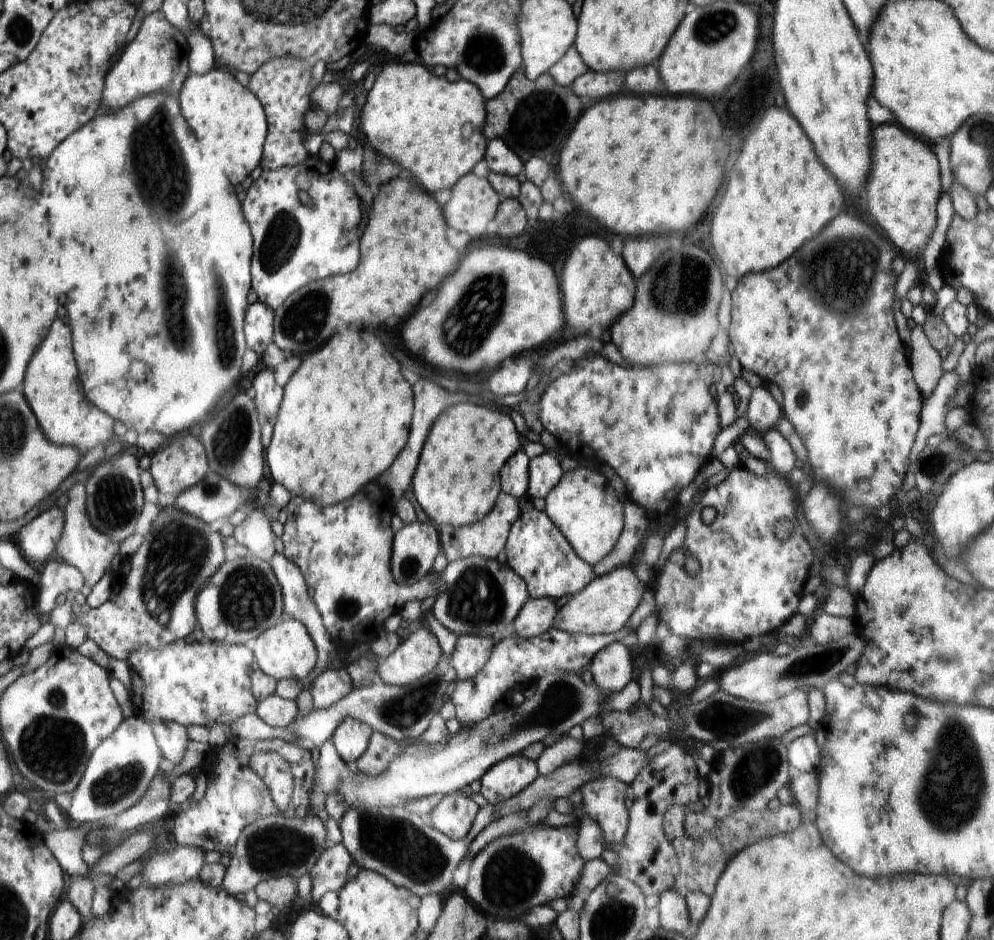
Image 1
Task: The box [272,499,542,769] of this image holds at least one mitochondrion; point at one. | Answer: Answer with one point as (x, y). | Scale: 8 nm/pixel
(478, 600)

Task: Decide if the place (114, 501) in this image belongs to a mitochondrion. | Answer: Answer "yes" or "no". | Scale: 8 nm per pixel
yes

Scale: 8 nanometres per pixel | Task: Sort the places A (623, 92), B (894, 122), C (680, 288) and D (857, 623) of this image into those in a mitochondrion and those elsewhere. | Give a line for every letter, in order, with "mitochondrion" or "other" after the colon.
A: other
B: other
C: mitochondrion
D: other

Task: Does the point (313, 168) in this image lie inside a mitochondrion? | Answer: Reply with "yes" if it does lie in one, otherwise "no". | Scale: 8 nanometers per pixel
no

